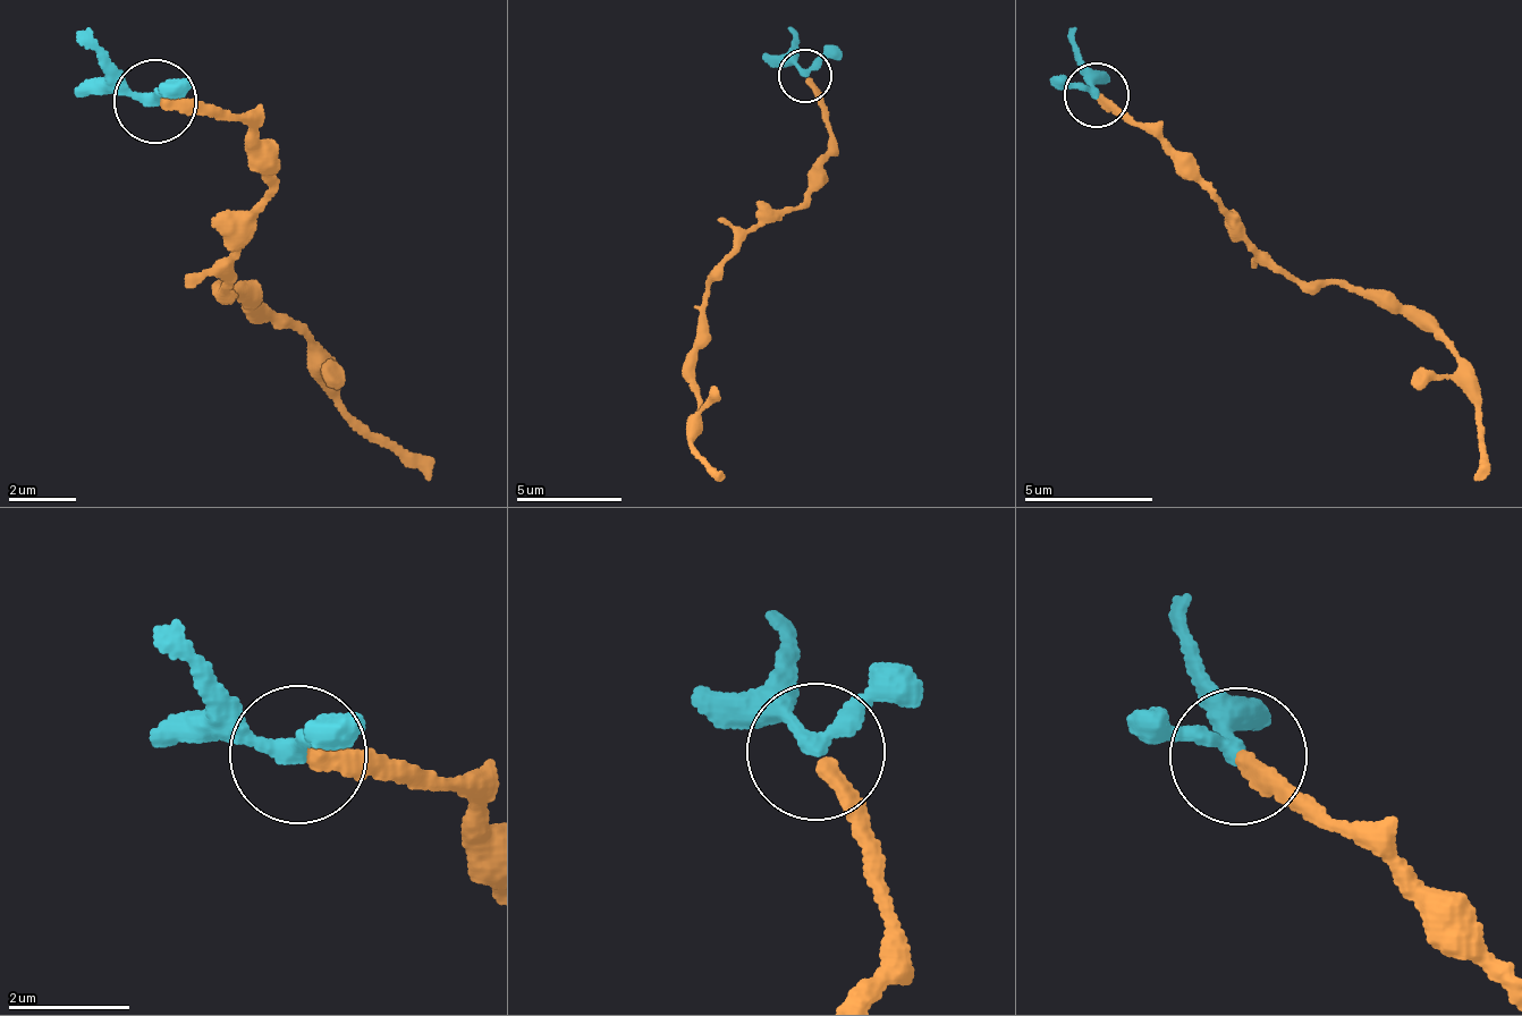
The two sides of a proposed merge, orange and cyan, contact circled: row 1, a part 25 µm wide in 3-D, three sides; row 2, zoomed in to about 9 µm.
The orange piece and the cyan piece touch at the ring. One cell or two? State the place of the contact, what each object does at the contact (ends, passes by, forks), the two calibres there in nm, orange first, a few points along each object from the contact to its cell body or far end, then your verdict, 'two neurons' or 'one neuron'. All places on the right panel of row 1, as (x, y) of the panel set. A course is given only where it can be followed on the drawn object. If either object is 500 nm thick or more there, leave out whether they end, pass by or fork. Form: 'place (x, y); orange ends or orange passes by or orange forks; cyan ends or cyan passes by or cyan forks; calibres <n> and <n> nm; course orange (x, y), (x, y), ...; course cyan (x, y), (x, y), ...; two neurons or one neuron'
place (1096, 95); orange ends; cyan passes by; calibres 280 and 240 nm; course orange (1100, 98), (1149, 126), (1219, 211), (1304, 282), (1392, 293), (1442, 327), (1482, 441), (1473, 479); course cyan (1095, 96), (1074, 25); one neuron

